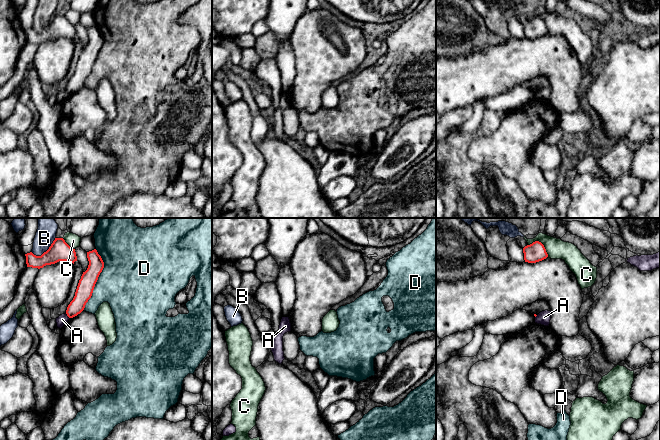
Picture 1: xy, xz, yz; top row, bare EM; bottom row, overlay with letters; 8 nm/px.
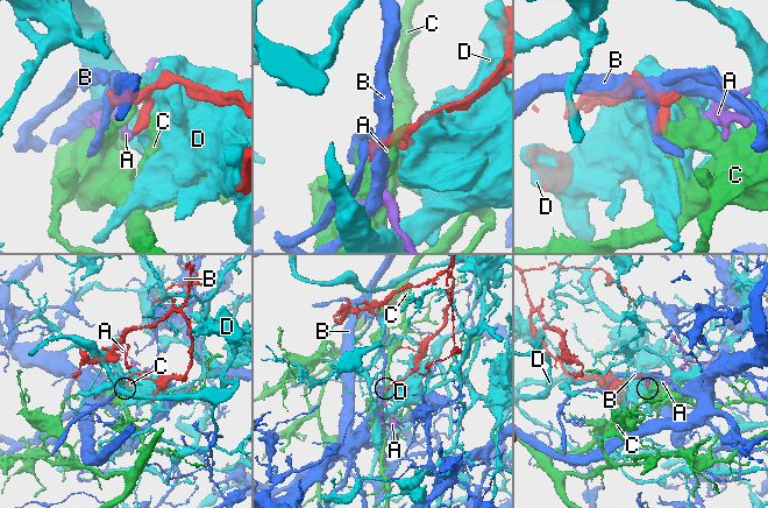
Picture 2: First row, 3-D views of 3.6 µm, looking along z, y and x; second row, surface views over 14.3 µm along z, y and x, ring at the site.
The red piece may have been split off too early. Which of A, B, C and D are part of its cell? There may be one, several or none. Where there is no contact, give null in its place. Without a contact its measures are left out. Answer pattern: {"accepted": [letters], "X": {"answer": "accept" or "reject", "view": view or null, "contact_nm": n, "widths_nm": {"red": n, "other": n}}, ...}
{"accepted": [], "A": {"answer": "reject", "view": "xy", "contact_nm": 60, "widths_nm": {"red": 130, "other": 80}}, "B": {"answer": "reject", "view": "xy", "contact_nm": 240, "widths_nm": {"red": 160, "other": 160}}, "C": {"answer": "reject", "view": "yz", "contact_nm": 190, "widths_nm": {"red": 160, "other": 160}}, "D": {"answer": "reject", "view": "xy", "contact_nm": 500, "widths_nm": {"red": 130, "other": 460}}}

